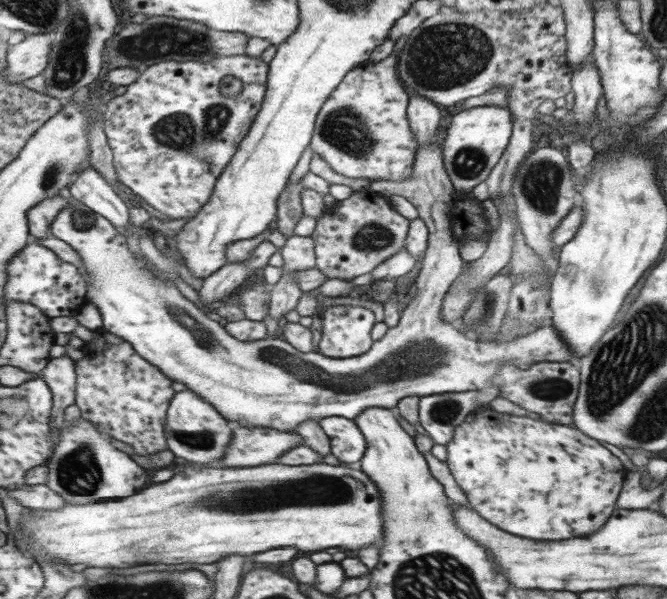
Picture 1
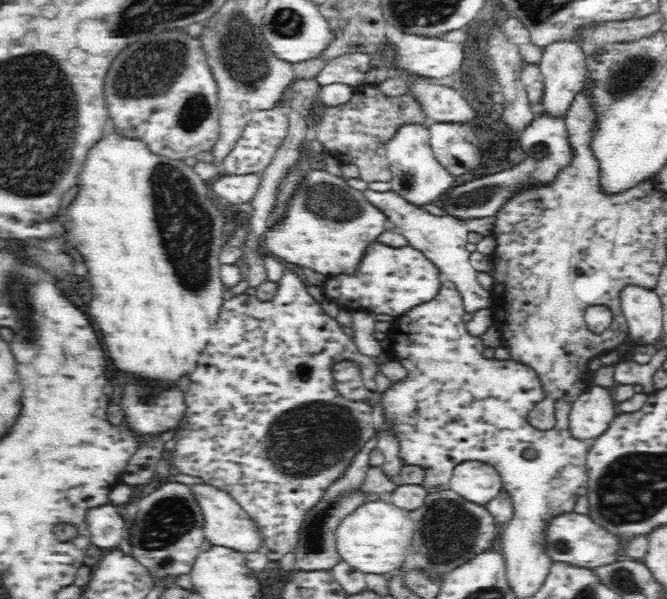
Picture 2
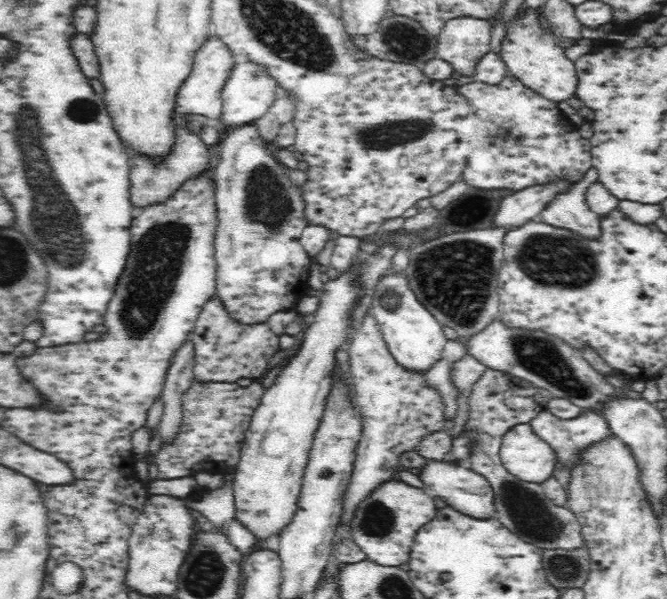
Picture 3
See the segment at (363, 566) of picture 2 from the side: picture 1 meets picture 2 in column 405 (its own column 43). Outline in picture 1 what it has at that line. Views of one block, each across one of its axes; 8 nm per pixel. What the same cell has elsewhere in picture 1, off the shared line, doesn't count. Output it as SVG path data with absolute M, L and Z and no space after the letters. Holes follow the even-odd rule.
M194 463L194 466L188 466L184 472L178 472L168 482L162 484L150 484L137 495L124 498L122 502L98 502L98 504L74 505L68 503L66 507L56 510L36 510L30 519L24 521L24 527L28 530L28 536L18 538L20 550L24 554L31 555L32 558L50 558L50 560L60 560L64 564L88 564L94 568L134 568L141 564L186 564L186 562L196 562L198 564L214 564L220 562L228 556L250 556L268 552L274 549L285 549L286 546L301 549L303 551L316 552L334 548L334 546L344 546L349 554L366 548L368 544L374 544L376 540L384 538L384 518L383 518L383 492L372 482L372 478L357 466L348 466L347 464L330 465L327 463L290 466L280 463L267 464L253 467L234 467L234 468L204 468L204 466Z

